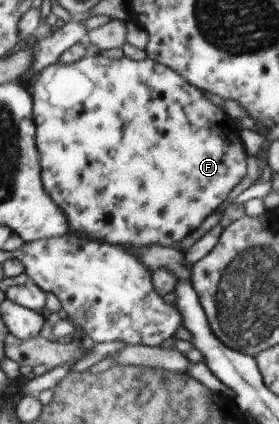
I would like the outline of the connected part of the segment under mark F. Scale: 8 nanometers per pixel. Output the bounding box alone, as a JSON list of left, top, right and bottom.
[32,54,245,247]

